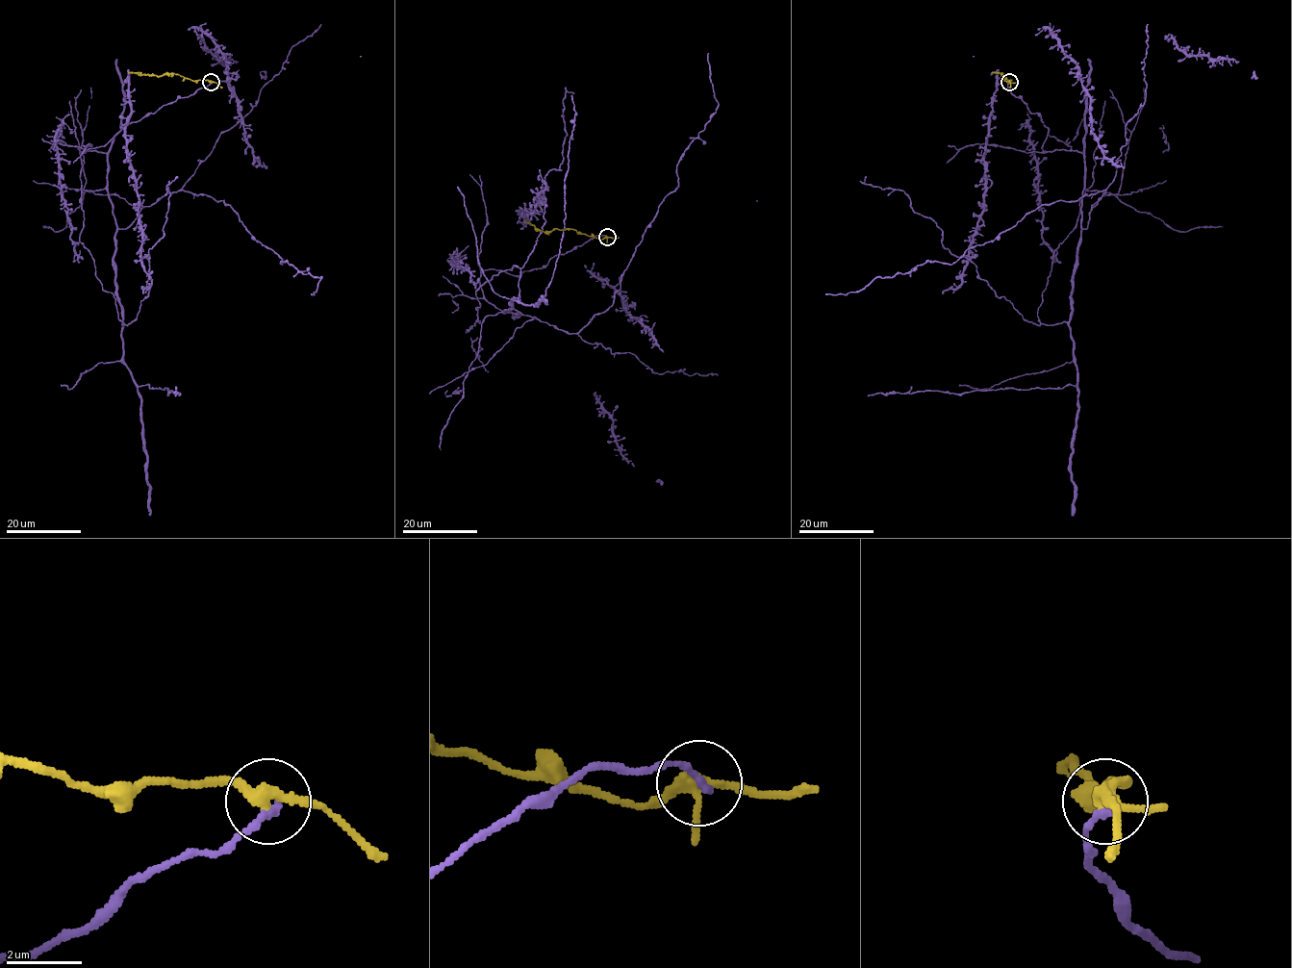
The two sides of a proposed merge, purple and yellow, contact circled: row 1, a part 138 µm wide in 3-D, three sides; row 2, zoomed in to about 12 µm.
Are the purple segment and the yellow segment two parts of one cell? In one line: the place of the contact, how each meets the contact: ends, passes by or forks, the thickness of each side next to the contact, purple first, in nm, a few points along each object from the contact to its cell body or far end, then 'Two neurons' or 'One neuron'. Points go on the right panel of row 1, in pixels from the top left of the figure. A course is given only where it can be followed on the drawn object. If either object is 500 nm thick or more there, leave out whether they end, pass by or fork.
Place: (1009, 82). At the ring purple ends. At the ring yellow forks. Thickness 220 nm (purple) against 280 nm. Course of purple: (1010, 82), (1049, 129), (1043, 149), (1083, 155), (1086, 228), (1105, 190), (1043, 204), (951, 264), (825, 293). Course of yellow: (1009, 82), (1012, 80), (1003, 74), (991, 72). Two neurons

